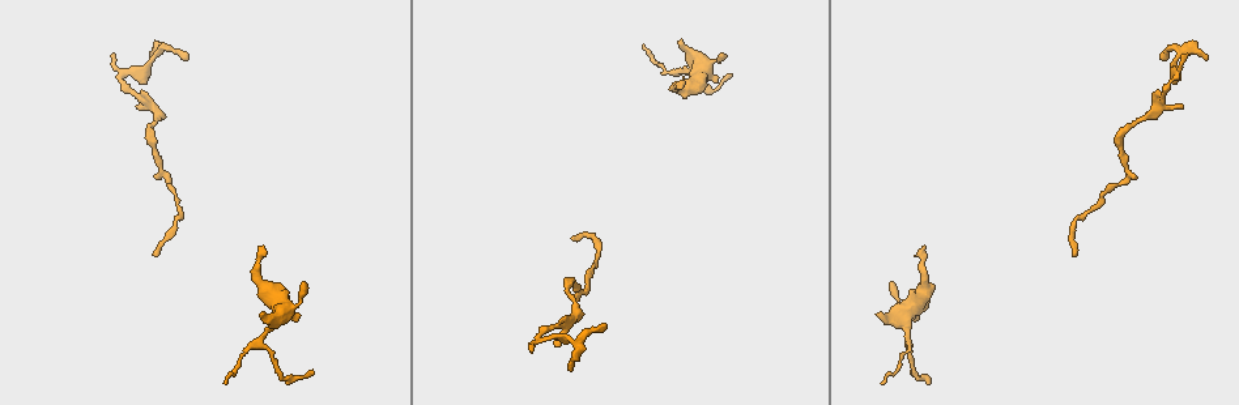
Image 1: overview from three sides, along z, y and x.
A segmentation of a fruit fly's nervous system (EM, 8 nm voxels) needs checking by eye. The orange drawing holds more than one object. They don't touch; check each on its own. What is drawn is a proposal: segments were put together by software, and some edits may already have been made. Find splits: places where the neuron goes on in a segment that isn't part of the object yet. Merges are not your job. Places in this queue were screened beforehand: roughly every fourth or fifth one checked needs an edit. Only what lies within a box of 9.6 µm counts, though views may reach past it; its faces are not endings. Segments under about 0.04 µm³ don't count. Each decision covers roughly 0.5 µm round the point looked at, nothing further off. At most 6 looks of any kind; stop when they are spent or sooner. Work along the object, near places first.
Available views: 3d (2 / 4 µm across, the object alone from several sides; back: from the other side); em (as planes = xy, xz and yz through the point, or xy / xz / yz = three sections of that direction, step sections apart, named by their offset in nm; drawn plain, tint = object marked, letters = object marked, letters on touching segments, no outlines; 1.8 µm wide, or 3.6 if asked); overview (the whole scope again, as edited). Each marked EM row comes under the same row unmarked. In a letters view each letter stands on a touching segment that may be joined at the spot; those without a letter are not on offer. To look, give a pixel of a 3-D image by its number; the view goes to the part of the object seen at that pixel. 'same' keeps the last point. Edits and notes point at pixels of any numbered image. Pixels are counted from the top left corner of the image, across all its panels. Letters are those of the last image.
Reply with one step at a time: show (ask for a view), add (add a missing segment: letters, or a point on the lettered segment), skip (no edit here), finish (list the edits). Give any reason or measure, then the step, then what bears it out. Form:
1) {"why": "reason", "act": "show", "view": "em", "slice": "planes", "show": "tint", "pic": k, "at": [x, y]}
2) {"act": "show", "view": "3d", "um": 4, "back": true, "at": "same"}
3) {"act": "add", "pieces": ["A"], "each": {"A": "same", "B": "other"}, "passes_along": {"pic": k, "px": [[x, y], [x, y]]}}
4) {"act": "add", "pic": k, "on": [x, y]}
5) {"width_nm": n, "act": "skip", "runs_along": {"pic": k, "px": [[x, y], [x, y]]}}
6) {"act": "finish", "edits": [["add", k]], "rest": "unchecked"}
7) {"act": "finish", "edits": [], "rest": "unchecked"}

{"act": "show", "view": "em", "slice": "xz", "step": 16, "show": "letters", "pic": 1, "at": [680, 40]}

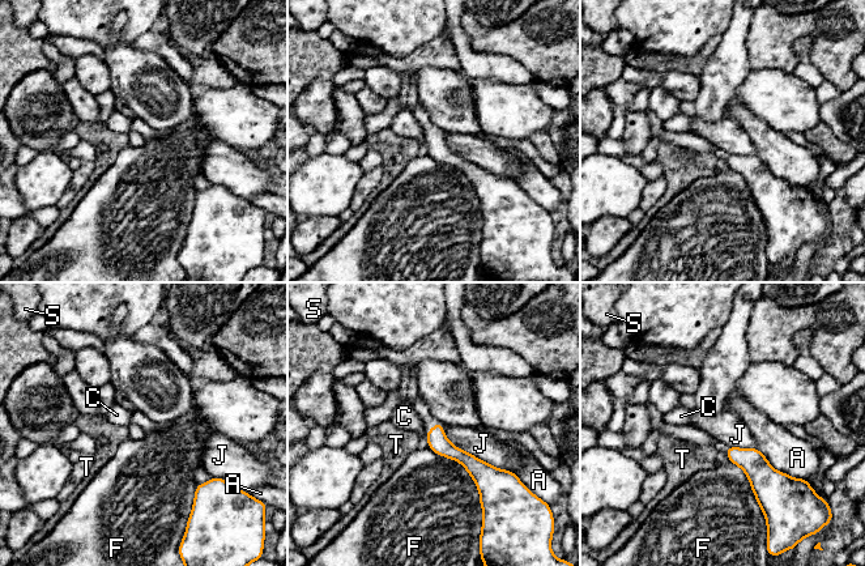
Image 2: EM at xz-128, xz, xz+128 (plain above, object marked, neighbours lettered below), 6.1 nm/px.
{"act": "show", "view": "em", "slice": "planes", "show": "letters", "at": "same"}

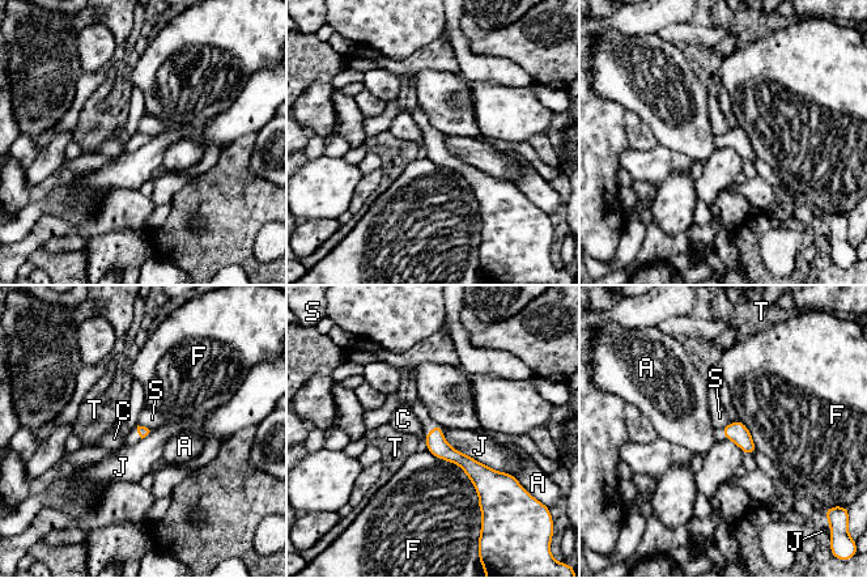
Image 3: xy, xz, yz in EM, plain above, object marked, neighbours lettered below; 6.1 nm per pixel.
{"act": "skip", "each": {"A": "other", "C": "other", "F": "other", "J": "other", "S": "other", "T": "other"}, "border": {"pic": 3, "px": [[137, 424], [149, 430]]}, "found": "no lettered segment goes on from it"}

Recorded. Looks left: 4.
{"why": "free end", "act": "show", "view": "em", "slice": "yz", "step": 16, "show": "letters", "pic": 1, "at": [264, 247]}

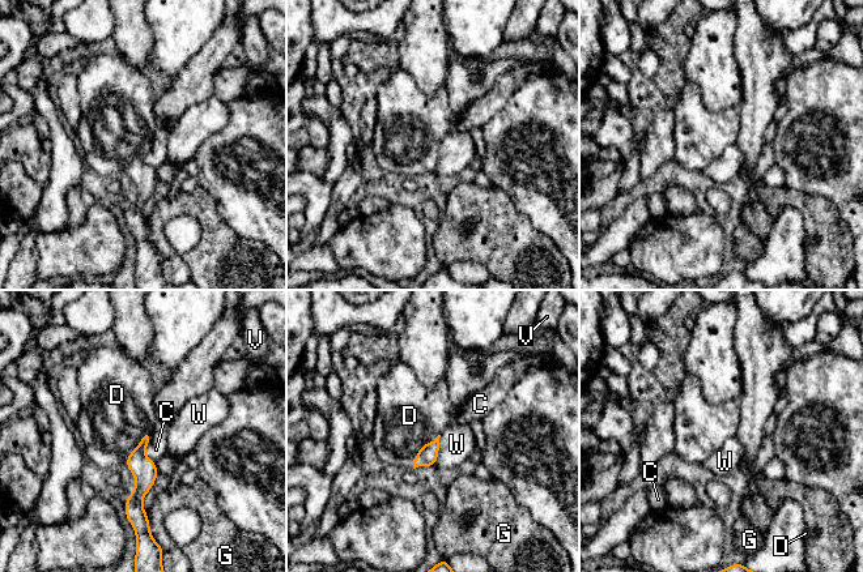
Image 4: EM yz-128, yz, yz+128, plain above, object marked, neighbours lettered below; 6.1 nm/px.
{"why": "cut it another way", "act": "show", "view": "em", "slice": "planes", "show": "letters", "at": "same"}

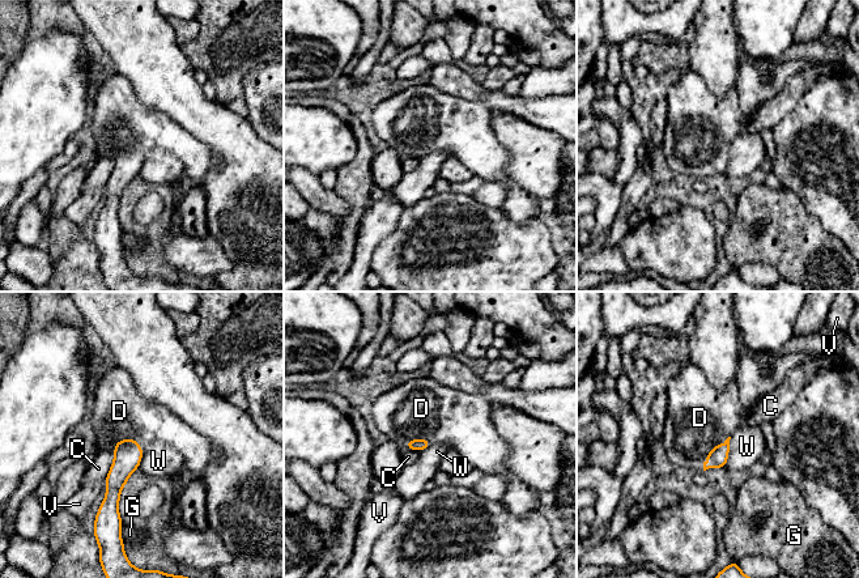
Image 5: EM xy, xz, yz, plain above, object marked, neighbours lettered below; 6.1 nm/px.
{"act": "add", "pieces": ["D"], "each": {"C": "other", "D": "same", "G": "other", "V": "other", "W": "other"}, "passes_along": {"pic": 5, "px": [[718, 455], [710, 450], [700, 417]]}, "found": "the neuron continues"}

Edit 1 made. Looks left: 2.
{"why": "redraw", "act": "show", "view": "overview"}

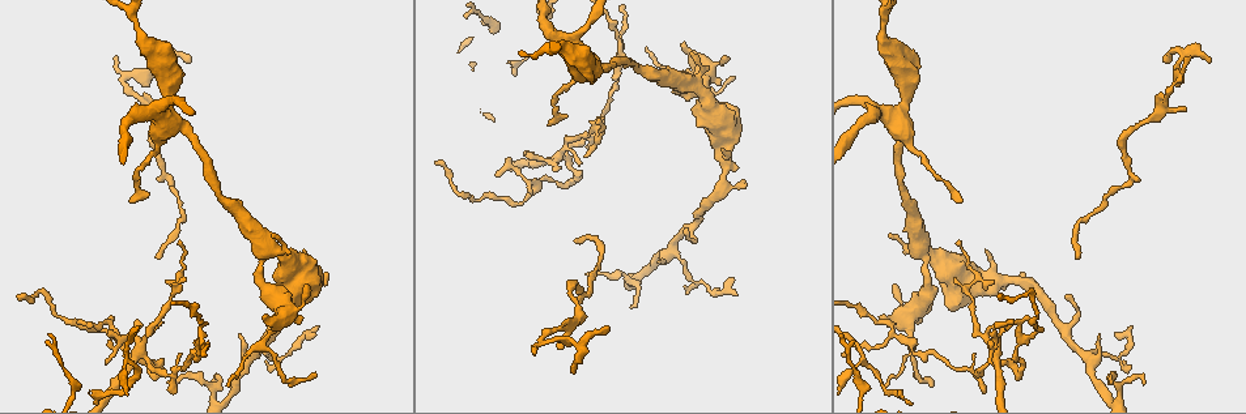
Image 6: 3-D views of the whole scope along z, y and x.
{"why": "free end", "act": "show", "view": "em", "slice": "planes", "show": "letters", "pic": 6, "at": [734, 78]}

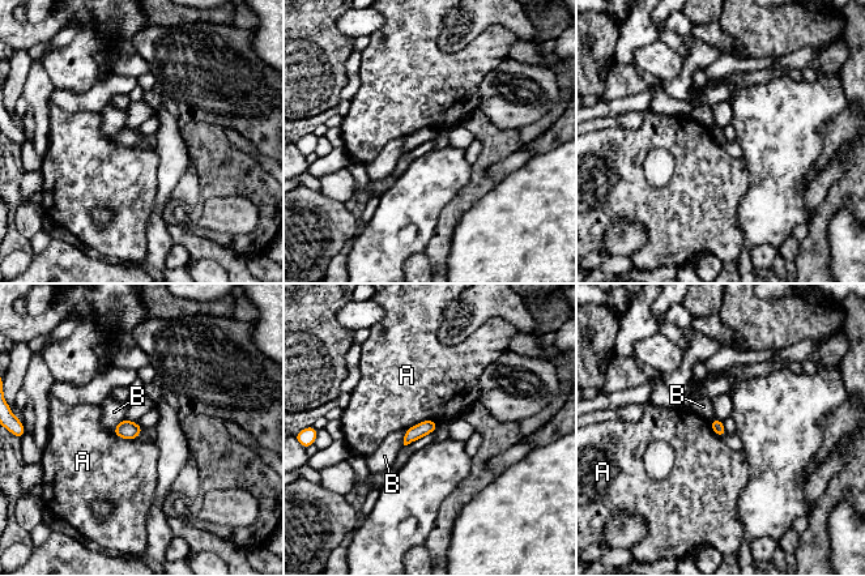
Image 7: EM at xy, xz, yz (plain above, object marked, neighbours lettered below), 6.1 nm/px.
{"act": "skip", "each": {"A": "other", "B": "other"}, "border": {"pic": 7, "px": [[437, 422], [424, 419], [404, 430]]}, "found": "none of them fits"}

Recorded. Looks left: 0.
{"act": "finish", "edits": [["add", 5]], "rest": "unchecked"}

